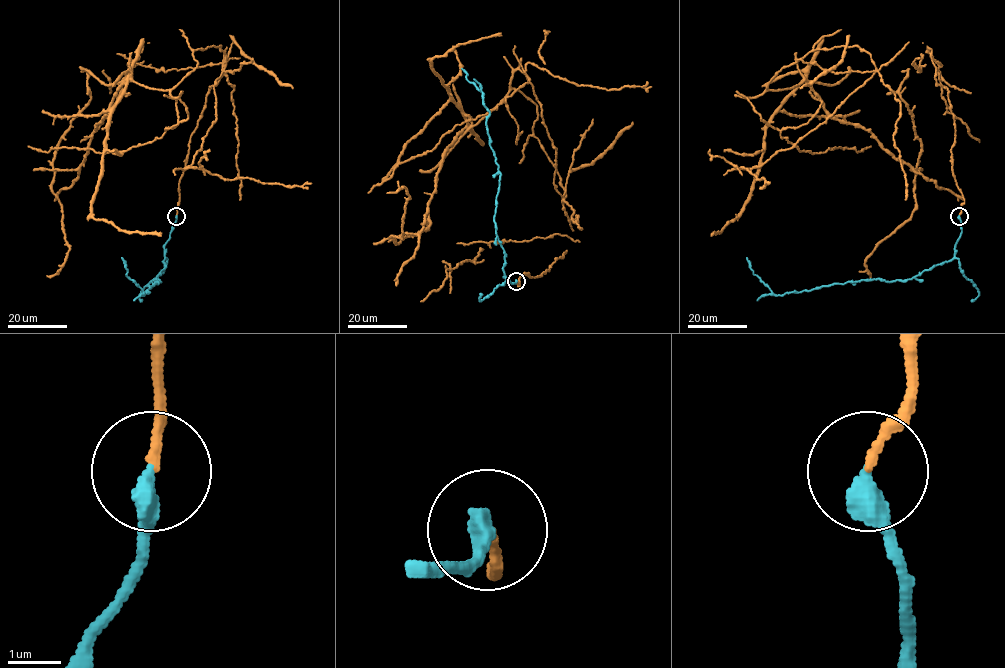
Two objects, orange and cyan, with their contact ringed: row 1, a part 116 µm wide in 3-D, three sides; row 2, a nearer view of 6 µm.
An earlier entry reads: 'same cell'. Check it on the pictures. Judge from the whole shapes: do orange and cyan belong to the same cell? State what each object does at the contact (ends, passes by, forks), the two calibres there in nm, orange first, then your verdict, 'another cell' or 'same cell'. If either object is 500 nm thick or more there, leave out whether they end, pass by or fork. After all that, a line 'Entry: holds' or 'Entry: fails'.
orange ends | cyan ends | 160/400 nm | same cell
Entry: holds

